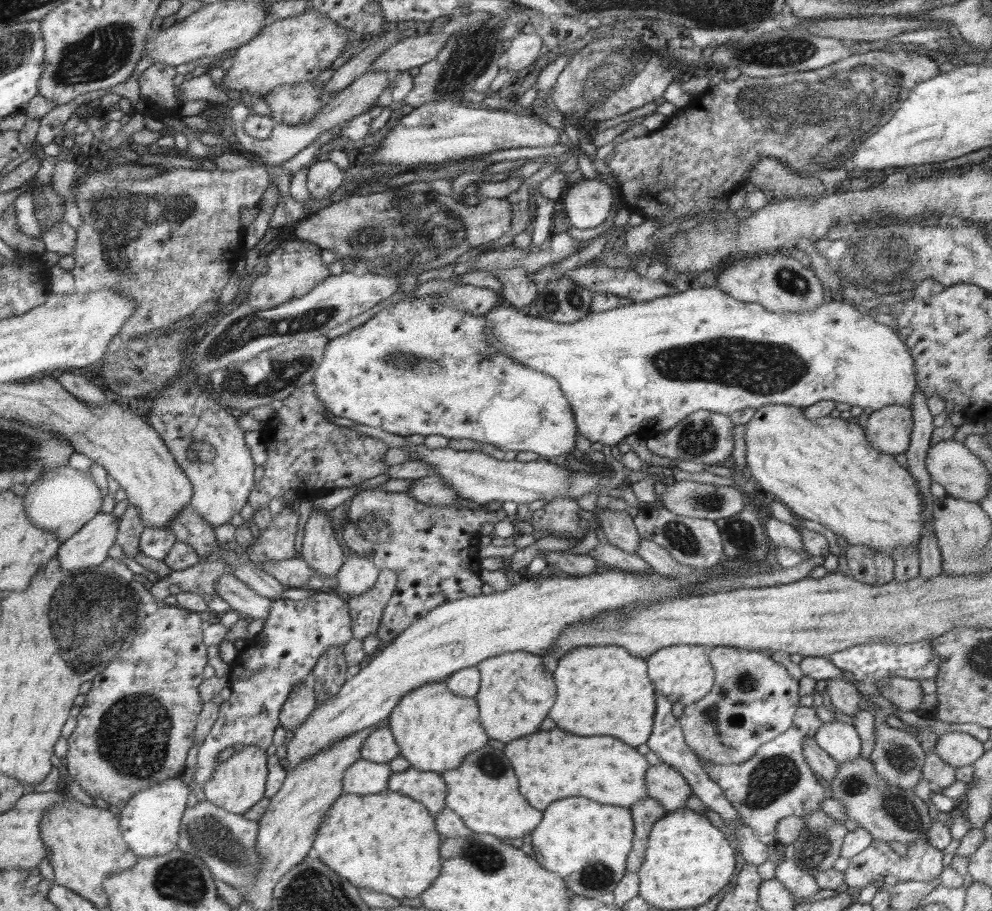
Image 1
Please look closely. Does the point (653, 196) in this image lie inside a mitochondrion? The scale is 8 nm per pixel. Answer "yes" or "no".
no

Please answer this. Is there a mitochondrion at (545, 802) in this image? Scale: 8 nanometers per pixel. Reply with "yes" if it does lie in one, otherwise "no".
no

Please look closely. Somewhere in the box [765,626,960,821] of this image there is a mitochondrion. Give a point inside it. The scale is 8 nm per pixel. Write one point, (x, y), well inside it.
(902, 758)

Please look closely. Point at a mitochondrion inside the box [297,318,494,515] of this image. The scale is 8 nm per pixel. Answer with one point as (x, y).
(402, 362)

